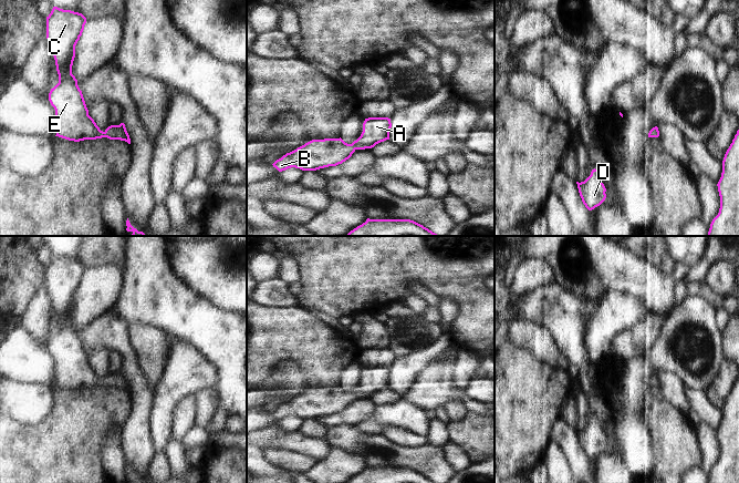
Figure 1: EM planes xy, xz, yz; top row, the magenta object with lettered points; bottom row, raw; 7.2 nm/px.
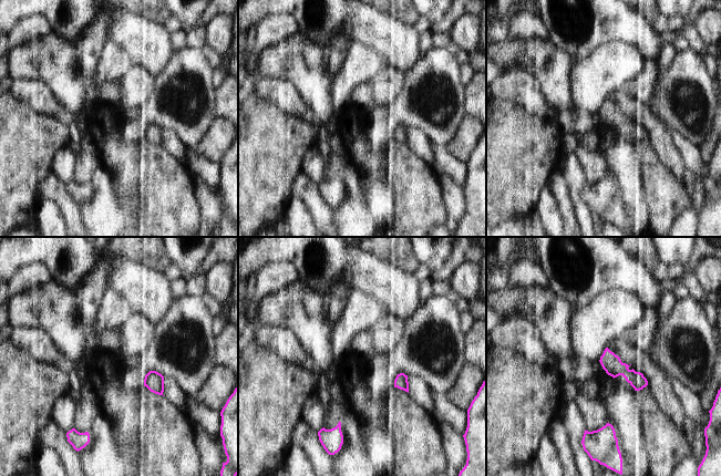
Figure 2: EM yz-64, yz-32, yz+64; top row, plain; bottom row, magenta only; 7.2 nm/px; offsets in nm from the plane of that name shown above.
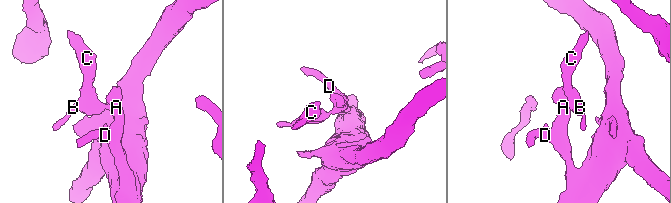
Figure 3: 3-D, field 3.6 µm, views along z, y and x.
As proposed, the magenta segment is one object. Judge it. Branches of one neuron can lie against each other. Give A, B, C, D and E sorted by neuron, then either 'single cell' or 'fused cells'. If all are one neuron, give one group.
A B C D E | single cell

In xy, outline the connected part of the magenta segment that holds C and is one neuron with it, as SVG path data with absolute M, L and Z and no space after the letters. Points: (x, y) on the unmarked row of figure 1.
M53 255L46 265L46 287L59 322L59 331L49 341L49 349L55 358L55 384L74 390L107 386L131 392L124 371L111 373L104 380L100 378L89 363L77 328L72 322L75 294L85 271L86 266L82 261L58 255Z

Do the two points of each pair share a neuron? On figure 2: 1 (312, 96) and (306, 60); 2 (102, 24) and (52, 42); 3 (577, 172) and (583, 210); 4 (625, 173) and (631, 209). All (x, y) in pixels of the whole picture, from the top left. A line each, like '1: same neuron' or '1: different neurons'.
1: same neuron
2: same neuron
3: same neuron
4: same neuron

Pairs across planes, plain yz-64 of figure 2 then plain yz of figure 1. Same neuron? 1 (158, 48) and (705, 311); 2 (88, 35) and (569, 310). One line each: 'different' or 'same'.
1: different
2: same

